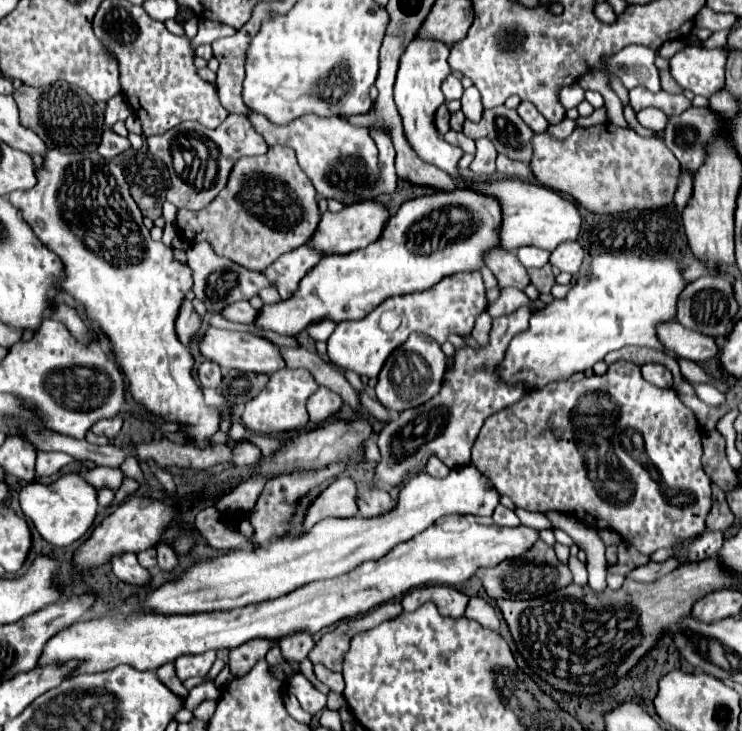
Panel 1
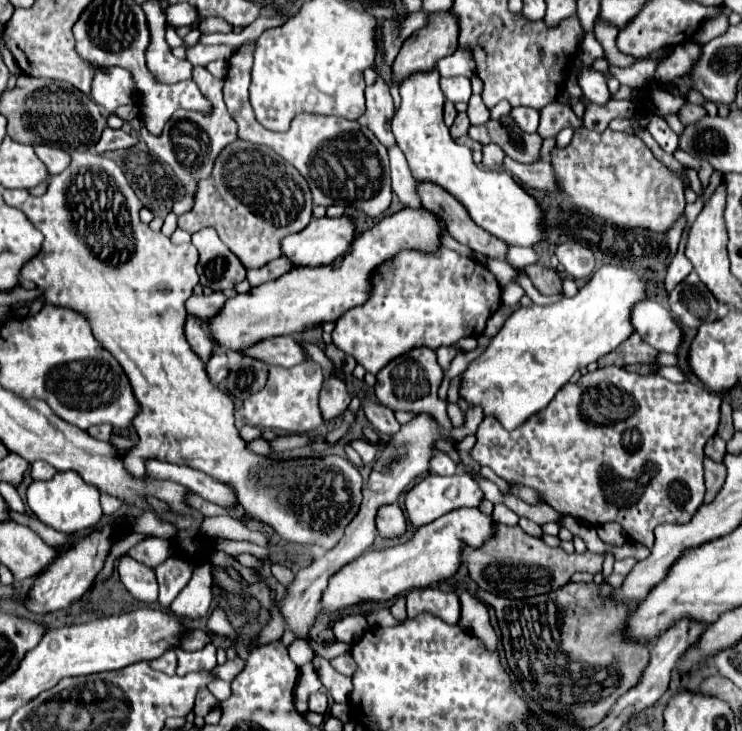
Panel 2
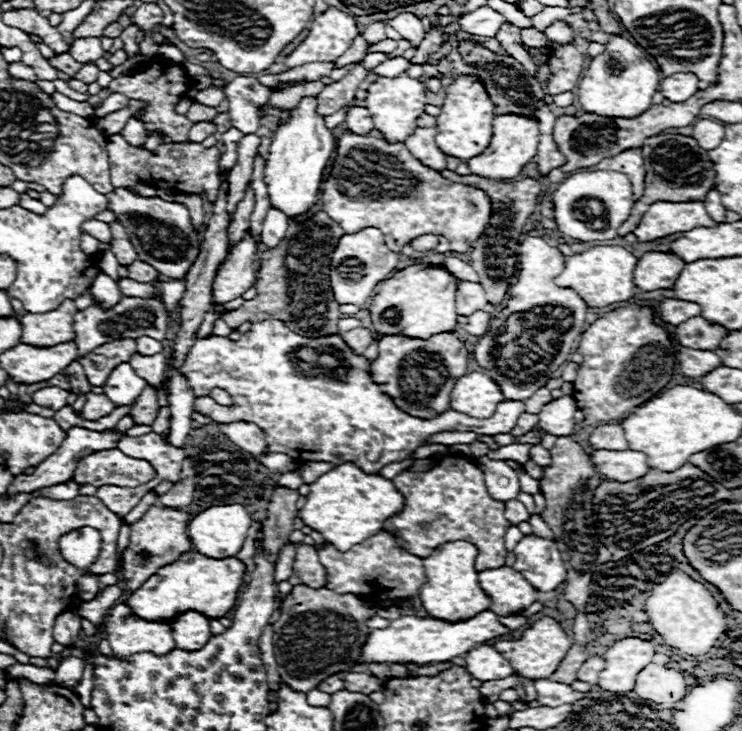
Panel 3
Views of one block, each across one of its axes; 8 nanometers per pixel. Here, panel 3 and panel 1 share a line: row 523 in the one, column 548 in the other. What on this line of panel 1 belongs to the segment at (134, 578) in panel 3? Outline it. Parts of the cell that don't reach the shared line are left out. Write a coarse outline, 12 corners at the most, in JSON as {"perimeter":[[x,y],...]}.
{"perimeter":[[610,122],[534,134],[536,180],[598,214],[672,204],[680,166]]}

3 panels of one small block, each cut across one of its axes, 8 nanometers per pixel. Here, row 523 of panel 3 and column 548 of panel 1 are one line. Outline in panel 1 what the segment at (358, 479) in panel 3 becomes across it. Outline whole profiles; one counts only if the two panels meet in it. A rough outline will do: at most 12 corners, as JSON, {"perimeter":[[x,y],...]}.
{"perimeter":[[598,256],[498,378],[540,390],[624,346],[666,350],[674,260]]}

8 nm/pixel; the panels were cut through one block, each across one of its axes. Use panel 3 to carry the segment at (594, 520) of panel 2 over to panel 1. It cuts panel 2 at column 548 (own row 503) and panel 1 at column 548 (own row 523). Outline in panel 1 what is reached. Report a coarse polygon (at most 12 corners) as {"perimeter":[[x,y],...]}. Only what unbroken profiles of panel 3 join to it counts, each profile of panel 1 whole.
{"perimeter":[[614,362],[486,418],[474,466],[650,556],[704,532],[702,428]]}

